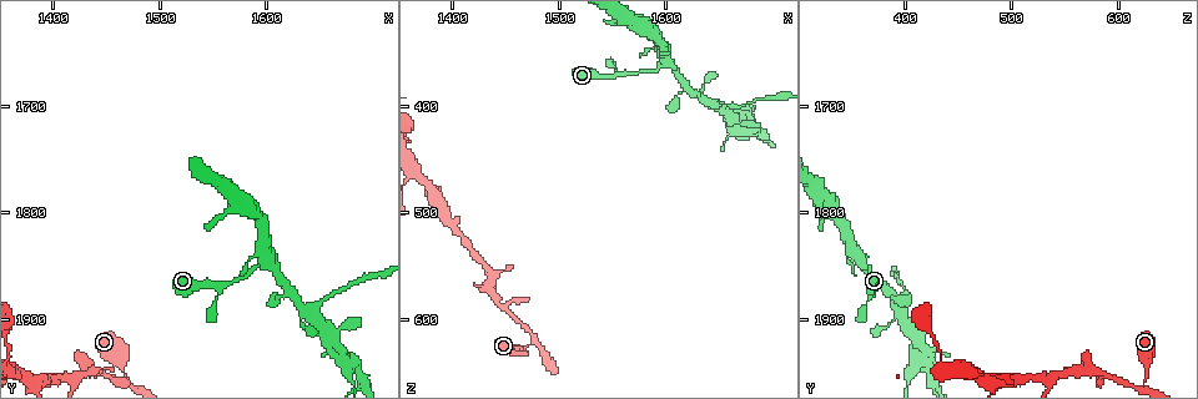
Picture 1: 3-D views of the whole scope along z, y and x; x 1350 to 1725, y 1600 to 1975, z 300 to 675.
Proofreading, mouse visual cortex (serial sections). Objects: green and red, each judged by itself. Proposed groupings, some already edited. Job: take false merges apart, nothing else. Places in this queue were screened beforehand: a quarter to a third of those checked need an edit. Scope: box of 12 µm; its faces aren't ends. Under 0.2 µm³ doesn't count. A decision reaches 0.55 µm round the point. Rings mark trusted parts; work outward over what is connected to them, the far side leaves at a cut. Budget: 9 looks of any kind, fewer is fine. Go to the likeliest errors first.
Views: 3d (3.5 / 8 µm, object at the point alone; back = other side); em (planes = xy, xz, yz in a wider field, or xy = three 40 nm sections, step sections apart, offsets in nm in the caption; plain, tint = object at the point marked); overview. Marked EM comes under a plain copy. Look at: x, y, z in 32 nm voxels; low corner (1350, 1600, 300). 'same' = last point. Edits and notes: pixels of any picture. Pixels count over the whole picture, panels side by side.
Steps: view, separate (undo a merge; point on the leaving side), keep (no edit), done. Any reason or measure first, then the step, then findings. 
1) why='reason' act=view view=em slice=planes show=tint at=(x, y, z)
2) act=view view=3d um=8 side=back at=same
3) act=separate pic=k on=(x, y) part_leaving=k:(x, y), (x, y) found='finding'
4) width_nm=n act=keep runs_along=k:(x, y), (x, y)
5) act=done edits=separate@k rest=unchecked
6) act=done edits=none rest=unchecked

why='abrupt turn' act=view view=em slice=planes show=tint at=(1468, 1954, 628)

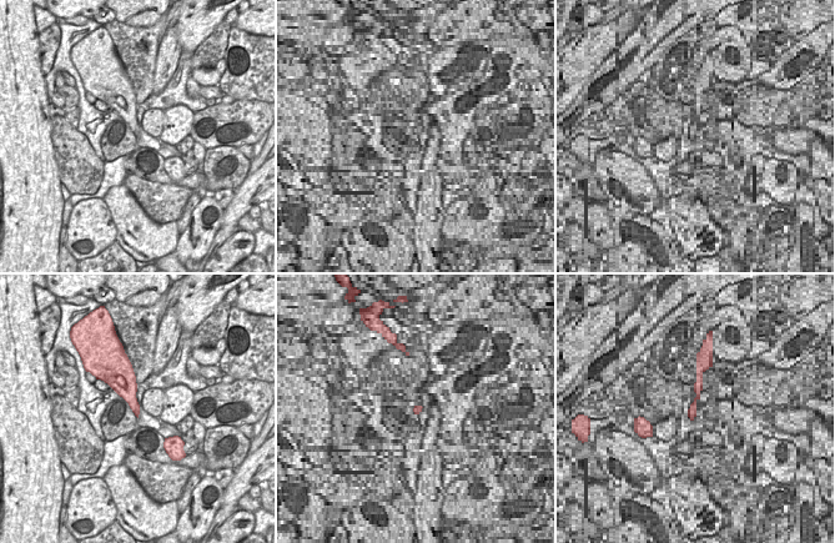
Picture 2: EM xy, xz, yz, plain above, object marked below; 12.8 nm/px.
why='wider look' act=view view=3d um=3.5 at=same

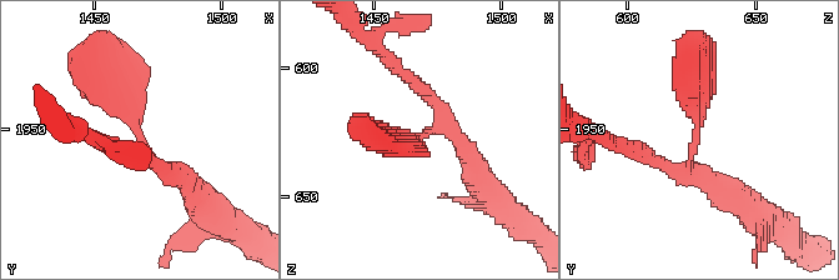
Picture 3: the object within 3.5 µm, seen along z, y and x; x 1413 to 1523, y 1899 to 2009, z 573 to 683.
act=keep runs_along=3:(93, 65), (161, 164), (146, 160) found='continuous, no second cell'

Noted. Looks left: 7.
why='narrows sharply' act=view view=3d um=8 side=back at=(1578, 1862, 370)

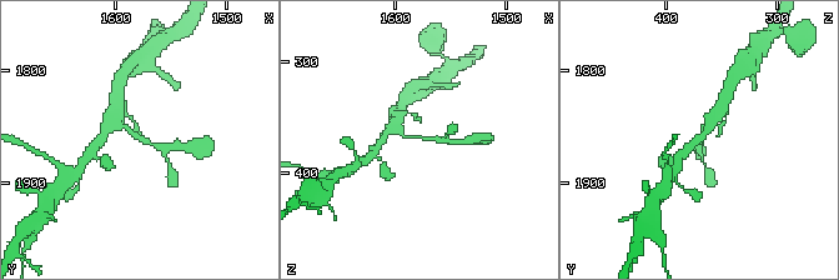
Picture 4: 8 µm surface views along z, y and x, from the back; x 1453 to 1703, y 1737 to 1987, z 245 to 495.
act=view view=em slice=xy step=3 show=tint at=(1576, 1860, 370)

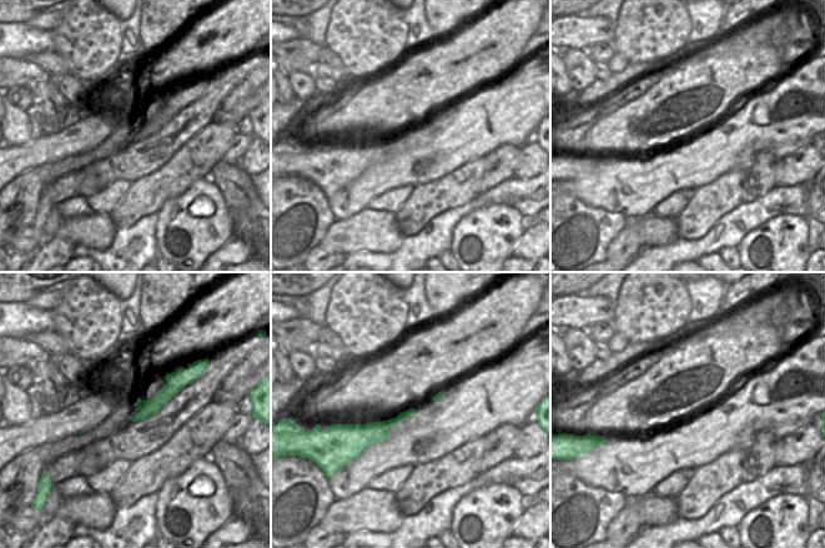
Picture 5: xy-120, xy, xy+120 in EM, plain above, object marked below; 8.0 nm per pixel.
act=keep runs_along=4:(174, 148), (110, 128) found='all the same cell'

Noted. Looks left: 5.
why='side arm on a straight run' act=view view=3d um=3.5 at=(1636, 1892, 394)

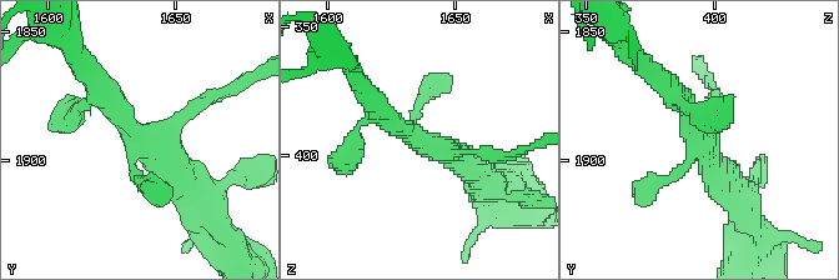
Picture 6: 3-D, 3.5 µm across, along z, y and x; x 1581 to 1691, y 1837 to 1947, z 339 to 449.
why='need the tissue' act=view view=em slice=xy step=2 show=tint at=(1639, 1894, 395)

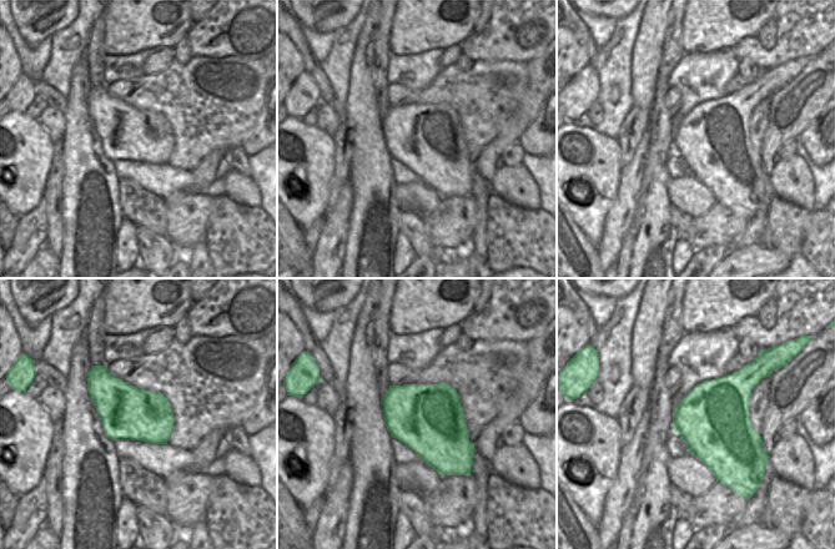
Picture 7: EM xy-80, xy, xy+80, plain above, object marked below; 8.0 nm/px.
act=keep runs_along=6:(96, 85), (120, 116), (200, 196) found='continuous, no second cell'

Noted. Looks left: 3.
why='calibre changes' act=view view=3d um=3.5 at=(1688, 1956, 424)

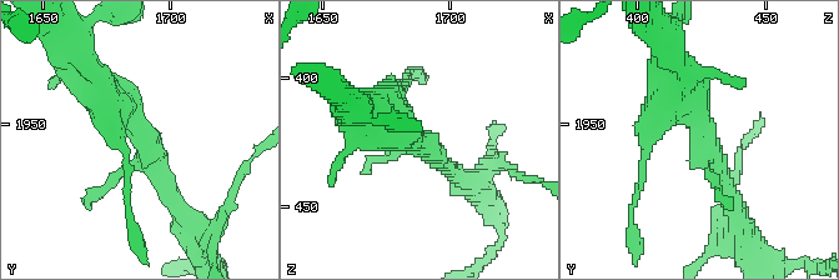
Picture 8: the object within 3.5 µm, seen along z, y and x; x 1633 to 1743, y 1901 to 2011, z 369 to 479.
arms=3 arm_widths_nm=100,200,450 why='now the EM' act=view view=em slice=xy step=1 show=tint at=(1690, 1954, 425)

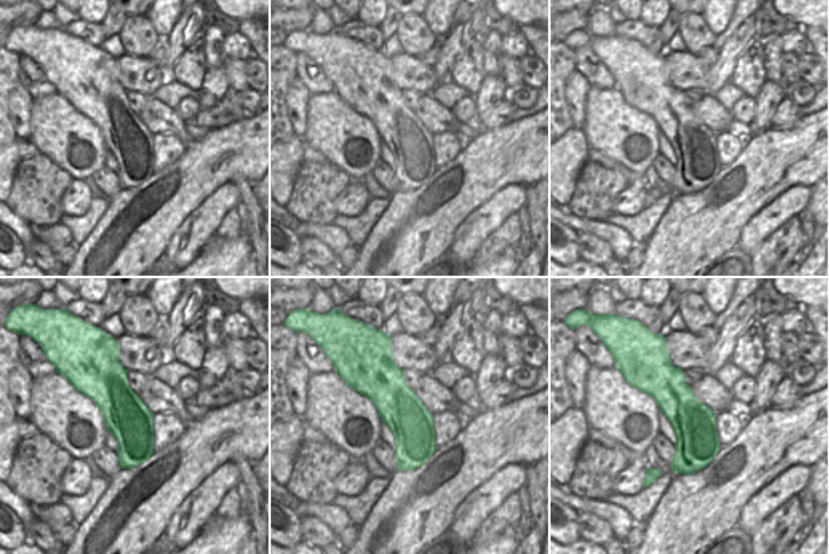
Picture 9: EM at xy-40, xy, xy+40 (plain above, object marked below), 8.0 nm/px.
act=keep runs_along=8:(90, 79), (125, 109), (175, 186) found='all the same cell'

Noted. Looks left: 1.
act=done edits=none rest=unchecked

